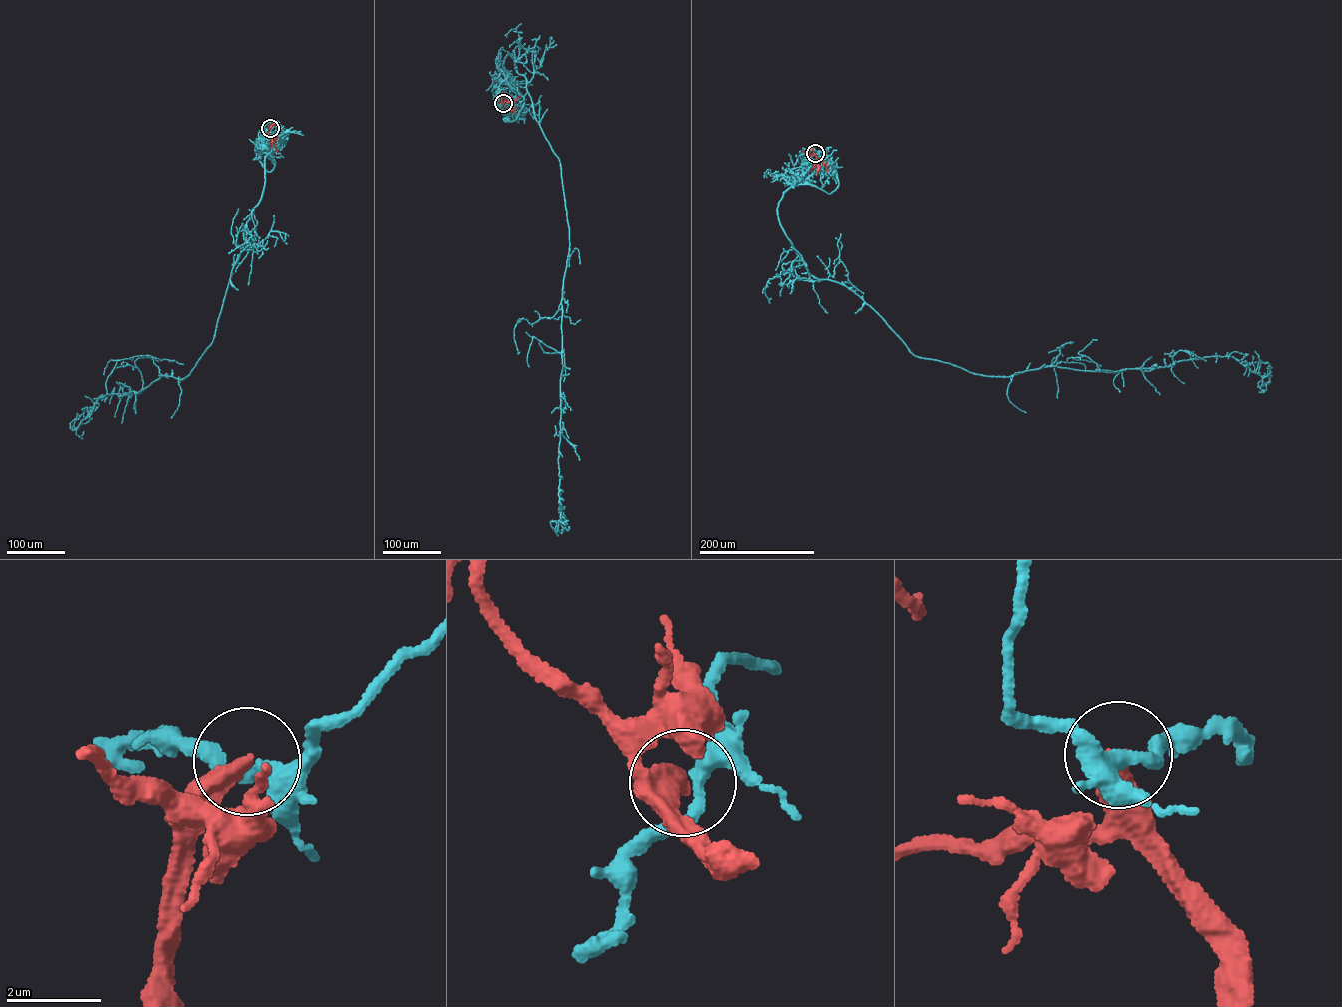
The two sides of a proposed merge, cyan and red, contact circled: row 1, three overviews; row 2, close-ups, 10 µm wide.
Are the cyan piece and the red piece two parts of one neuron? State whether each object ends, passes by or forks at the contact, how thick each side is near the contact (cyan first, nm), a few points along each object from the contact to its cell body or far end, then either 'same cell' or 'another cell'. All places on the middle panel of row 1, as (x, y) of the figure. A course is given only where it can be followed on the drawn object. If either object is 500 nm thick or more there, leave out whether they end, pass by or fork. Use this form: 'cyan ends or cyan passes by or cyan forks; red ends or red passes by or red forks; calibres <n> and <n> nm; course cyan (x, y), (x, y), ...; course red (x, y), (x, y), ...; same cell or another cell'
cyan forks; red ends; calibres 300 and 480 nm; course cyan (503, 103), (515, 104), (516, 93), (508, 77), (508, 82), (524, 102), (517, 118), (507, 119); course red (503, 103), (514, 102), (520, 96); another cell

